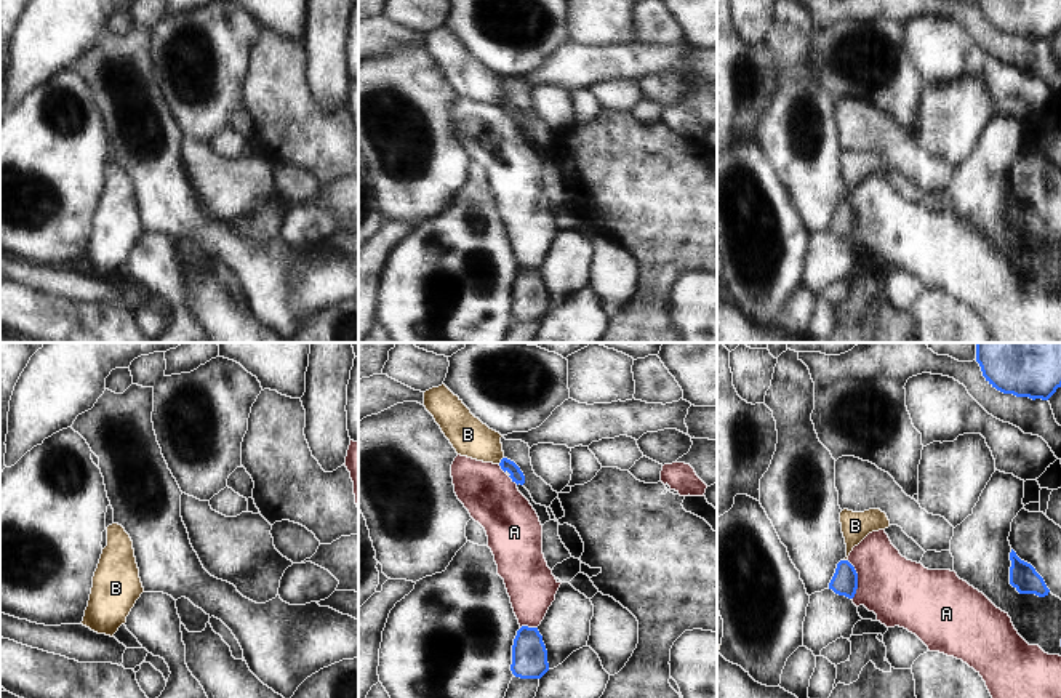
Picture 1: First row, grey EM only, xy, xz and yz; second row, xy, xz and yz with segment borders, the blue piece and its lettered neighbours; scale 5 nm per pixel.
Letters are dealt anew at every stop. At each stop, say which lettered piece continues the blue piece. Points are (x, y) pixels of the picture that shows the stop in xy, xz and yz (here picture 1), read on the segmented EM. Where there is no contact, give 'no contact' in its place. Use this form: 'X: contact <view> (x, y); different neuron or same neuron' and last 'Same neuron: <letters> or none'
A: contact yz (856, 580); different neuron
B: contact xz (501, 460); different neuron
Same neuron: none

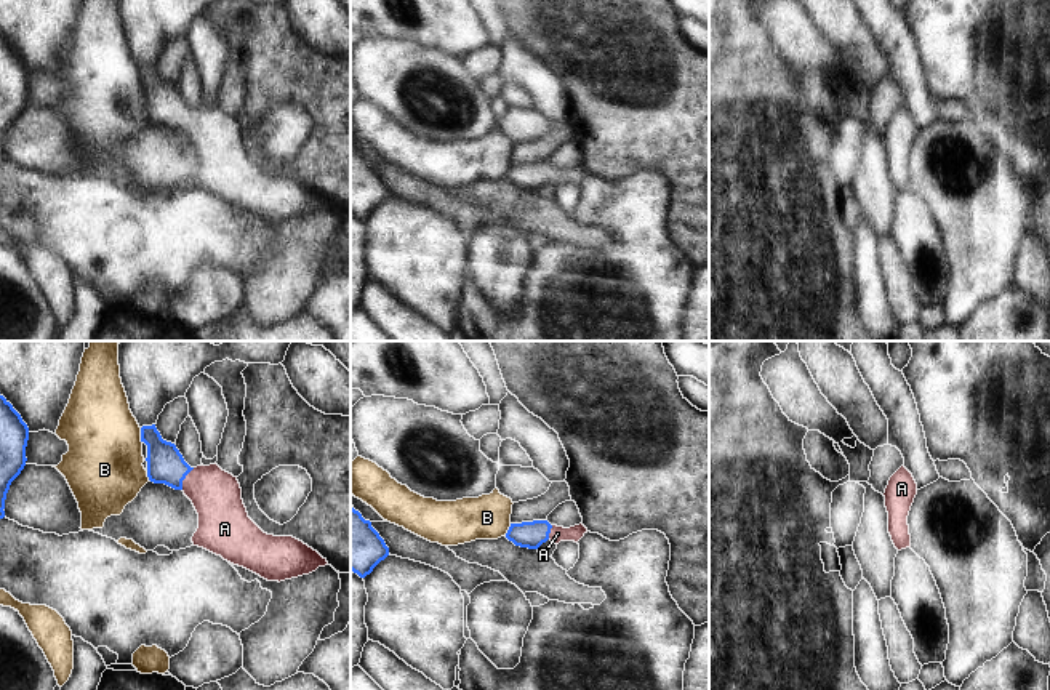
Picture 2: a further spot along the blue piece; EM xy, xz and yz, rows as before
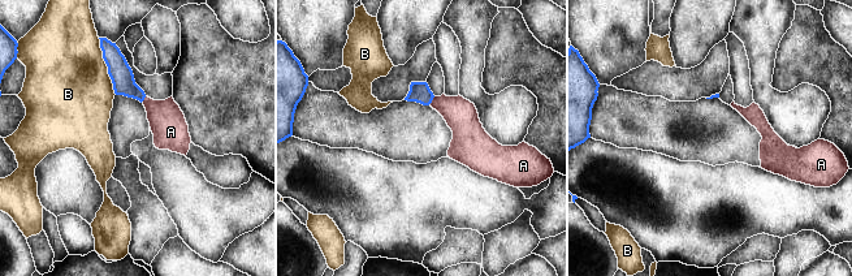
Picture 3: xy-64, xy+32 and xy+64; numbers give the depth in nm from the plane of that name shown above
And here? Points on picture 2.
A: contact xy (184, 477); same neuron
B: contact xy (141, 436); different neuron
Same neuron: A

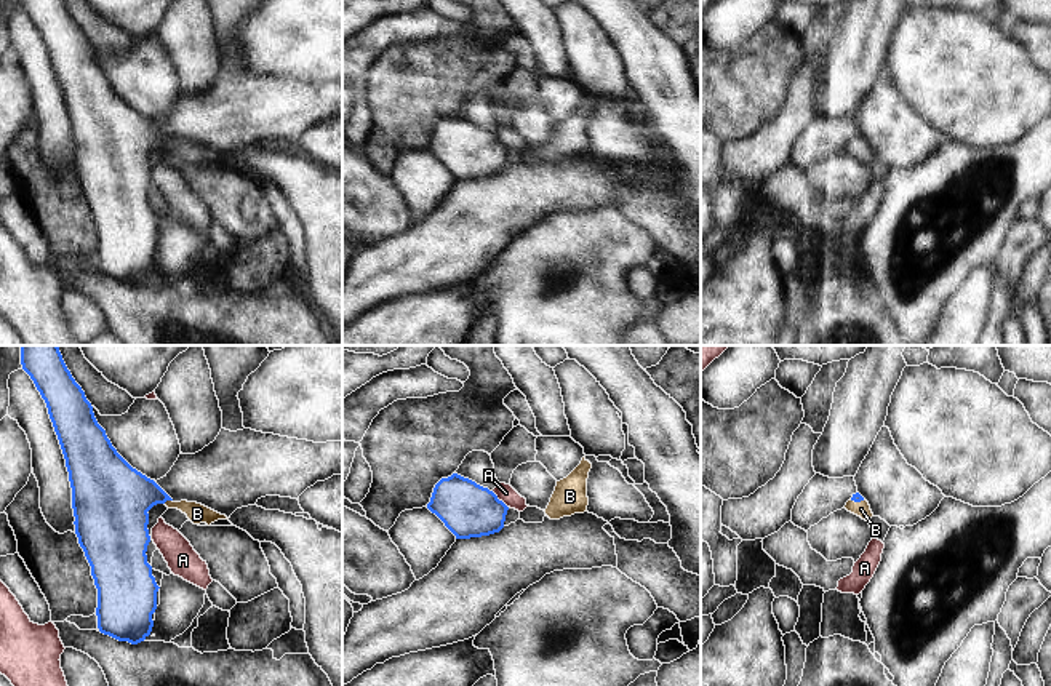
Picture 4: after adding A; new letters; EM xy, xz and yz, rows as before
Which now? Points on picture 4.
A: contact xz (498, 499); different neuron
B: contact xy (167, 499); same neuron
Same neuron: B

